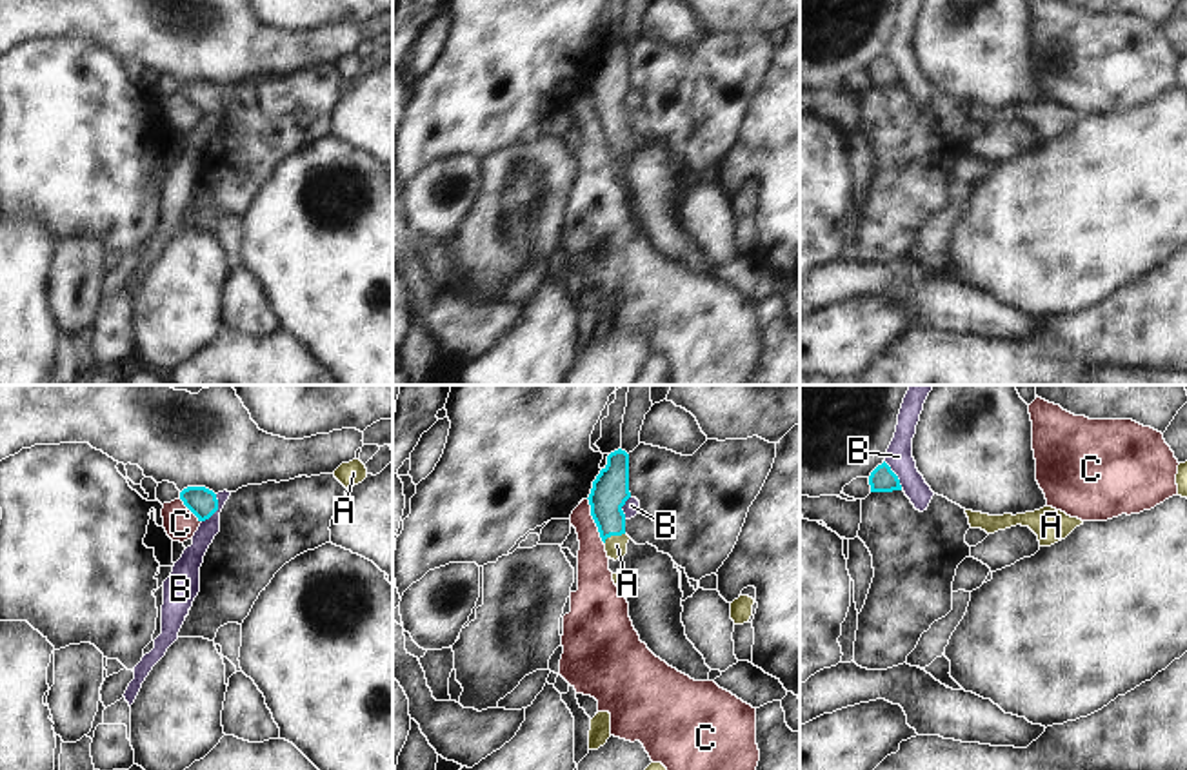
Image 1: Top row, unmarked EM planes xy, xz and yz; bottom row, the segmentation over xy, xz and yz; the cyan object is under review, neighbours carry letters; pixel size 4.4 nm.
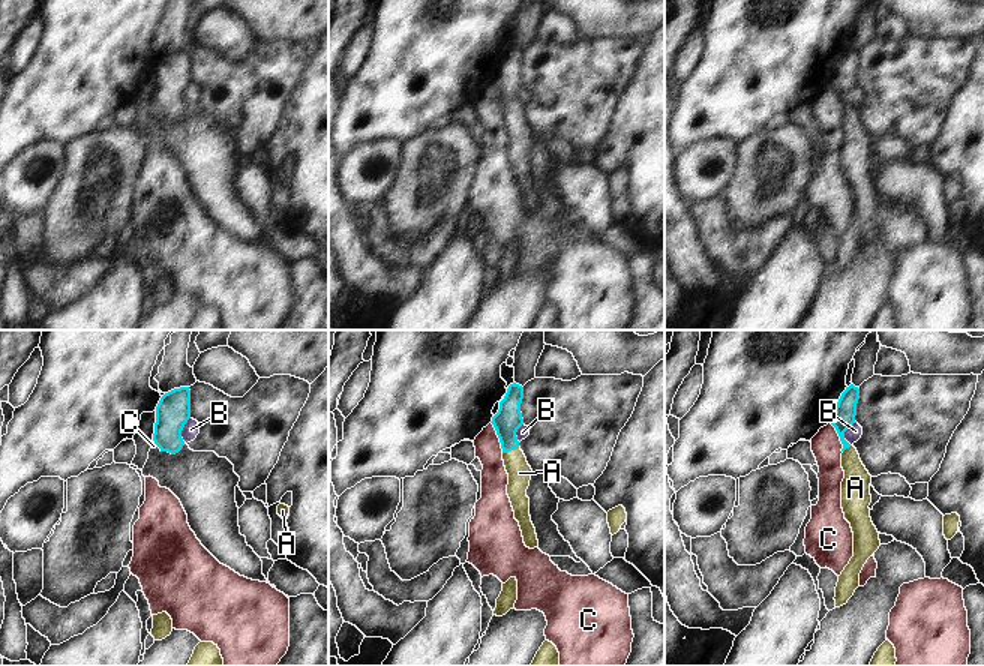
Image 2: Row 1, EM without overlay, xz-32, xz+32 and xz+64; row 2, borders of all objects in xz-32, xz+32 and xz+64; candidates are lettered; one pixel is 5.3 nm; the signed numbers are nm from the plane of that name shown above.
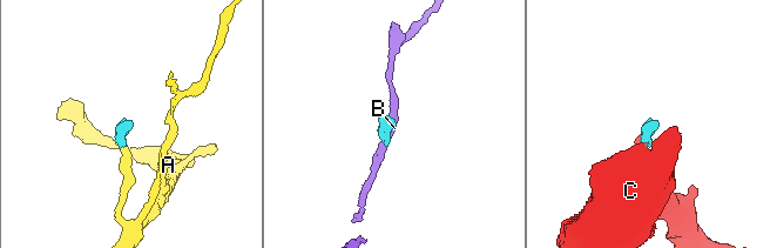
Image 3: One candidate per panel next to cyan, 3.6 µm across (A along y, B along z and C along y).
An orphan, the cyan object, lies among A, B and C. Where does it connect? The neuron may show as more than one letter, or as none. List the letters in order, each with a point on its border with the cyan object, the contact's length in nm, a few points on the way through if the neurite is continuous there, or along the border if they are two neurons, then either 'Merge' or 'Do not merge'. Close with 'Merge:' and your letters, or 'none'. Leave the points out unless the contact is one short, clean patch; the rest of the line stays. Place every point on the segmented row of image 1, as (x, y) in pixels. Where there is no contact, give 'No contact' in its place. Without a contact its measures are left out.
A: Touches cyan at xz (613, 534). Shared border 110 nm. Path across: xz (609, 493), (613, 534), (617, 545). Merge
B: Touches cyan at xy (217, 509). Shared border 140 nm. Boundary: xy (217, 494), (217, 509), (202, 522). Do not merge
C: Touches cyan at xz (593, 518). Shared border 220 nm. Boundary: xz (588, 498), (591, 518), (604, 542). Do not merge
Merge: A.

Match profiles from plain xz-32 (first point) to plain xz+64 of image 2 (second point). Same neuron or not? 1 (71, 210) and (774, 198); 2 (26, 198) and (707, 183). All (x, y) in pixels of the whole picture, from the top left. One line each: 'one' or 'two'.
1: one
2: one

